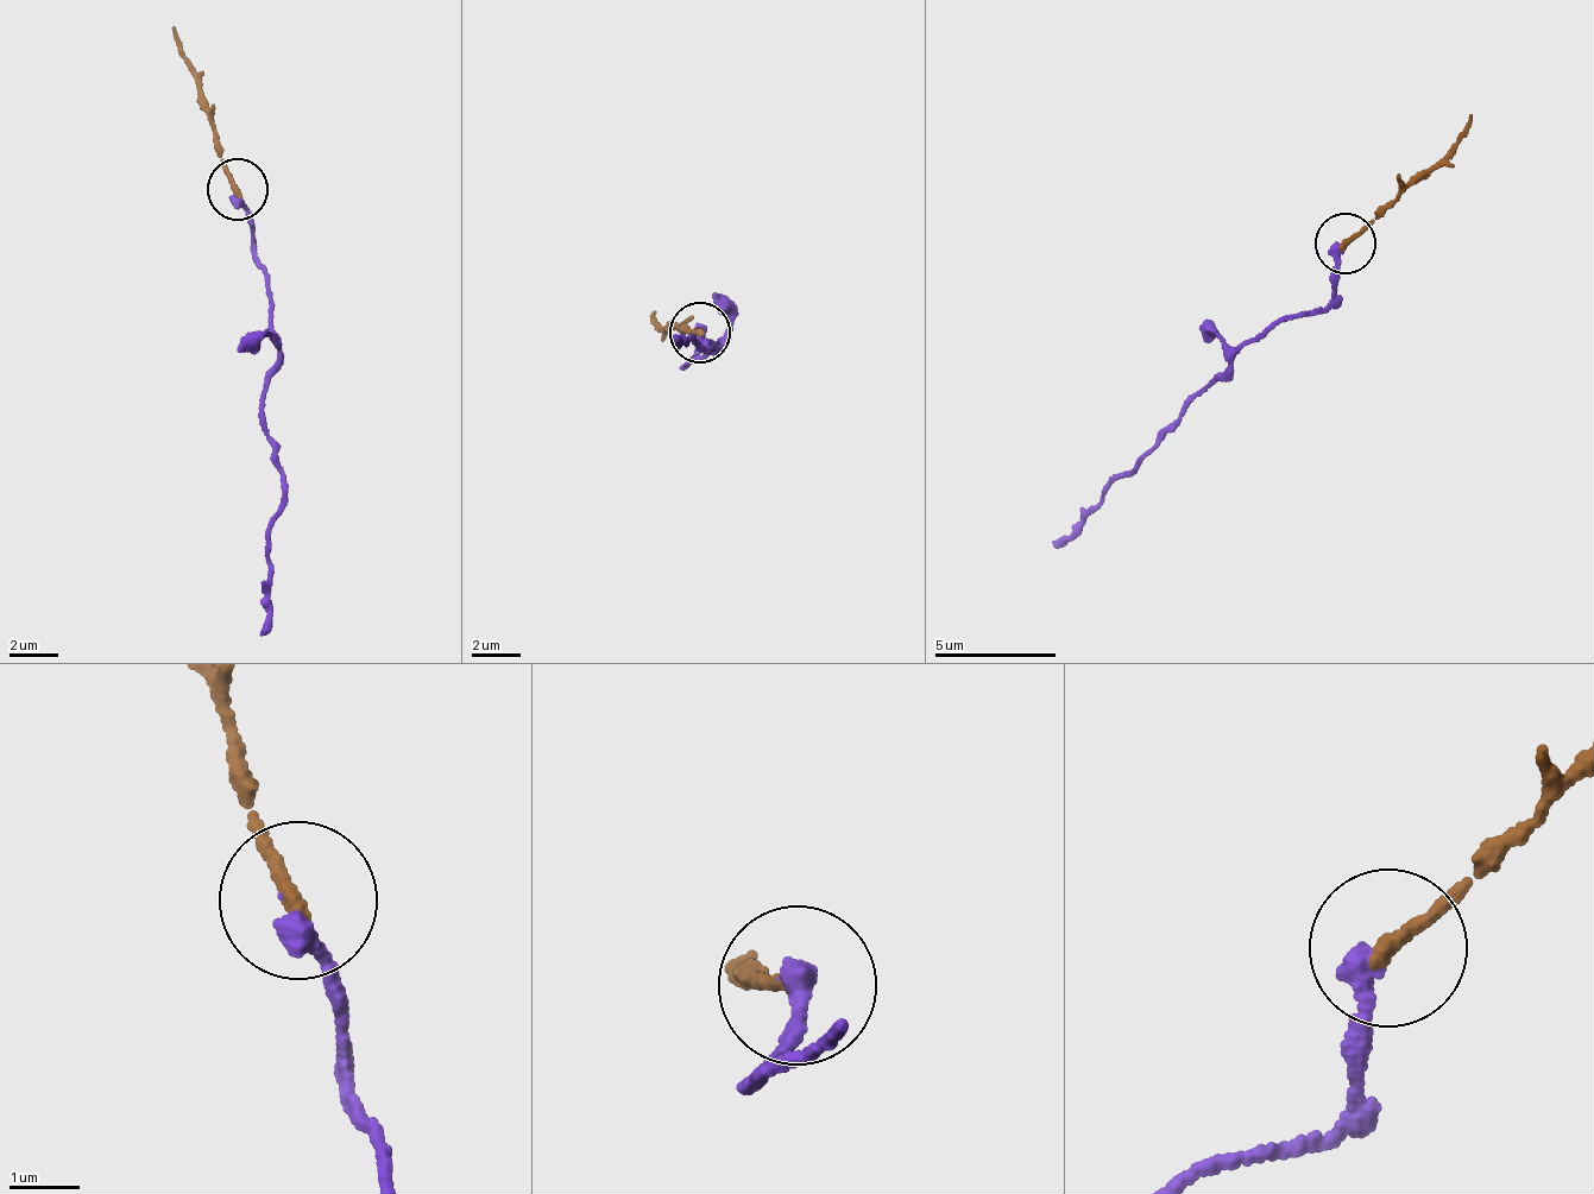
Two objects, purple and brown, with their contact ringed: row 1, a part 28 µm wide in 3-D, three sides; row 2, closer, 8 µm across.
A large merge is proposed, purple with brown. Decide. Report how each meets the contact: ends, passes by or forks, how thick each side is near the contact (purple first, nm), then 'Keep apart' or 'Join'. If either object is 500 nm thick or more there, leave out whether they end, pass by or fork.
At the ring purple ends. At the ring brown ends. Thickness 320 nm (purple) against 220 nm. Join

